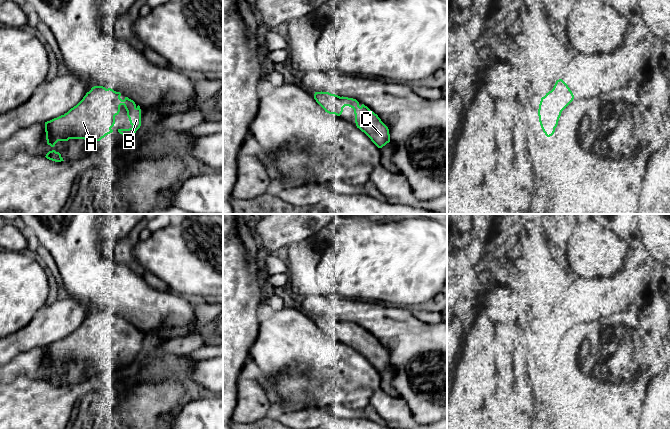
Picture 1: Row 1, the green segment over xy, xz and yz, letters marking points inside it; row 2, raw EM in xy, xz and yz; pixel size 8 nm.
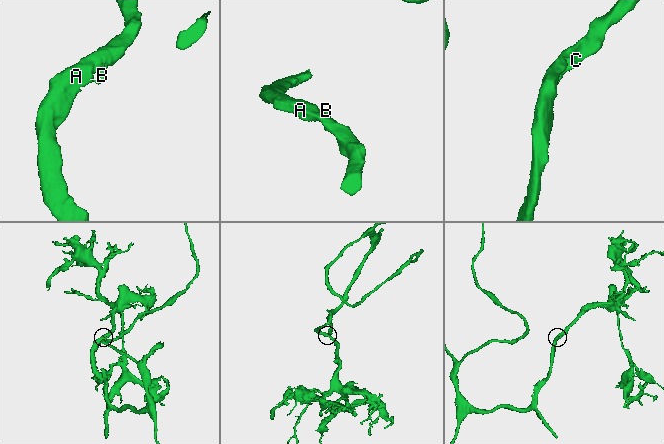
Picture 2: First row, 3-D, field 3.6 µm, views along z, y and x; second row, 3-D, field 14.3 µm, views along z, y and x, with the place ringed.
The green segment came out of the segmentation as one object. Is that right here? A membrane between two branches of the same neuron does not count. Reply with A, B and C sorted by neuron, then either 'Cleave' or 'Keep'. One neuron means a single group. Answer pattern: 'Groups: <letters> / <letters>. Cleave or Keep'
Groups: A B C. Keep

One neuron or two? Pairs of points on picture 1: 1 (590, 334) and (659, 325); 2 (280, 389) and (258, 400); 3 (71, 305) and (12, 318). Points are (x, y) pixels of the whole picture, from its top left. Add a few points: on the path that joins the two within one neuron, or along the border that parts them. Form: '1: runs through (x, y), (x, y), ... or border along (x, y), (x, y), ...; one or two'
1: border along (652, 330), (659, 340); two
2: border along (255, 379), (265, 391), (271, 404); two
3: border along (36, 313), (19, 329); two

